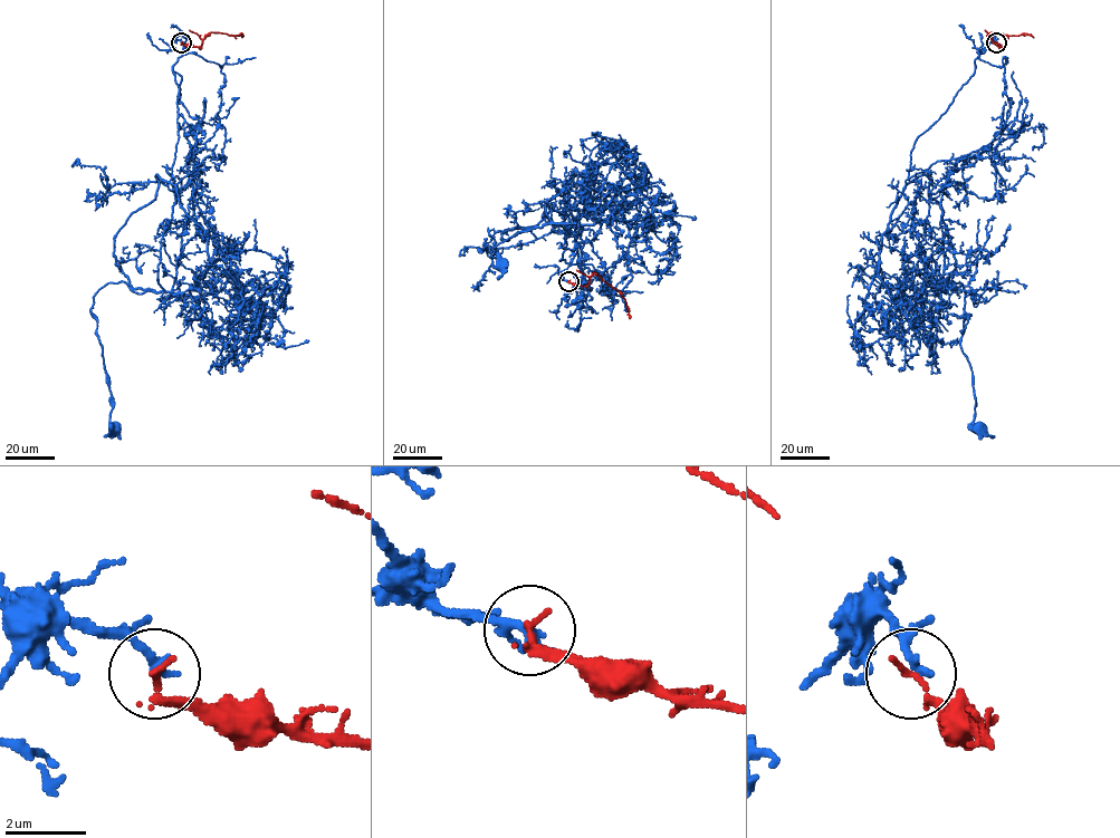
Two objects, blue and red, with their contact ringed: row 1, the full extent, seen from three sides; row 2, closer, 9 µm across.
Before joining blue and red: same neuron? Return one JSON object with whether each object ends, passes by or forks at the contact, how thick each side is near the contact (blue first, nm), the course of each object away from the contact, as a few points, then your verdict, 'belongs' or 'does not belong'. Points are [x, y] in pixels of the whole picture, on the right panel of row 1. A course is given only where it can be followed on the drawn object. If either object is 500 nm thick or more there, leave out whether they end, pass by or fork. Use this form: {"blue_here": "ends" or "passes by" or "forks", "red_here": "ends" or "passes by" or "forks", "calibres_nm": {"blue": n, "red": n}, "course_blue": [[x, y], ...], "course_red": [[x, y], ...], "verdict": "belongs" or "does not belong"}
{"blue_here": "ends", "red_here": "ends", "calibres_nm": {"blue": 240, "red": 200}, "course_blue": [[996, 42], [918, 137], [908, 176], [930, 176], [944, 211], [978, 427]], "course_red": [[996, 42], [988, 37], [991, 32], [1033, 37]], "verdict": "does not belong"}

